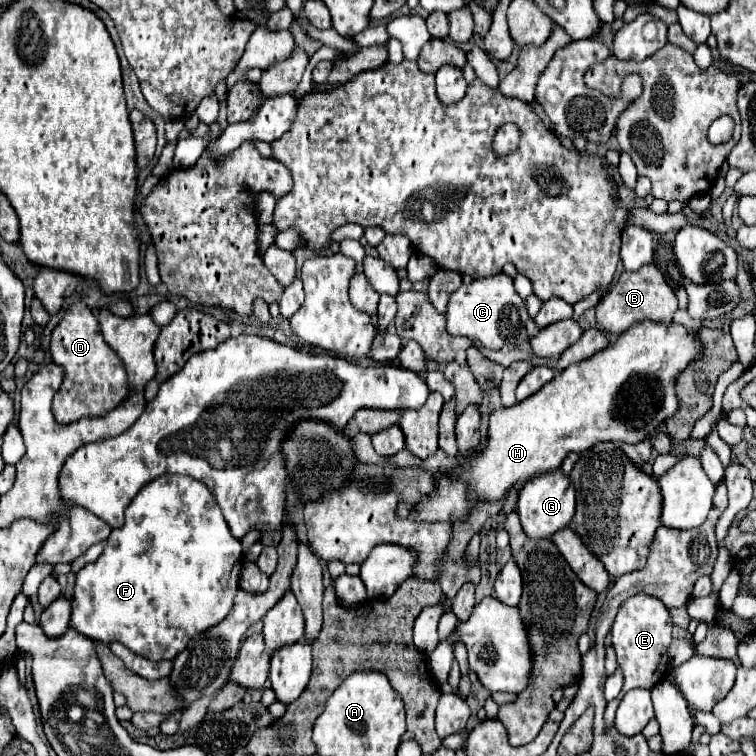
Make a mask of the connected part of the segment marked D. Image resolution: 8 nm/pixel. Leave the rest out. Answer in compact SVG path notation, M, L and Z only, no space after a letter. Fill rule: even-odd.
M76 302L64 312L62 320L52 332L50 354L52 360L64 368L64 382L52 402L52 414L56 422L70 424L84 416L104 416L116 408L122 398L126 398L128 382L124 364L104 342L98 318L84 302Z

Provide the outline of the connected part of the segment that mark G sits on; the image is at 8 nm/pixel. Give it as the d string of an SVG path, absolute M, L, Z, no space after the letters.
M554 470L554 474L532 478L518 494L516 512L528 538L534 538L536 542L552 538L552 534L566 528L574 516L574 486L570 484L570 478L564 476L560 470Z

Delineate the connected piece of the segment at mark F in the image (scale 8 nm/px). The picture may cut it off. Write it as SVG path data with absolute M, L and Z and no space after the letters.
M164 474L136 494L126 508L126 524L112 530L102 556L76 574L70 624L92 640L122 642L134 654L158 662L174 660L190 638L206 632L230 614L234 594L238 592L240 568L240 540L230 534L210 490L190 476Z

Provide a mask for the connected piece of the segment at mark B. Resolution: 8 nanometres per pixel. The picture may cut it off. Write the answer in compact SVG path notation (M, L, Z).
M648 264L636 272L622 272L620 274L618 282L598 302L596 322L602 332L618 336L642 320L670 324L676 310L678 310L678 300L674 296L674 290L668 286L662 272L654 264Z

